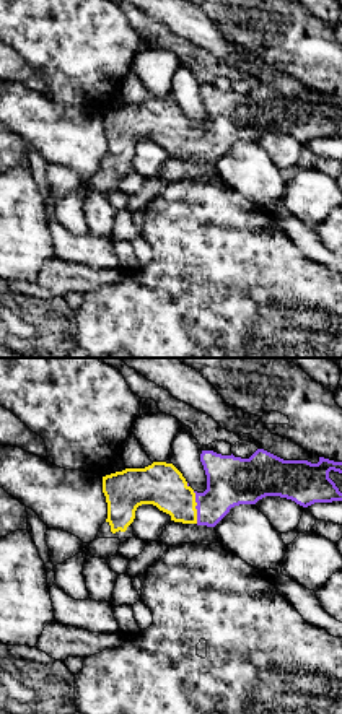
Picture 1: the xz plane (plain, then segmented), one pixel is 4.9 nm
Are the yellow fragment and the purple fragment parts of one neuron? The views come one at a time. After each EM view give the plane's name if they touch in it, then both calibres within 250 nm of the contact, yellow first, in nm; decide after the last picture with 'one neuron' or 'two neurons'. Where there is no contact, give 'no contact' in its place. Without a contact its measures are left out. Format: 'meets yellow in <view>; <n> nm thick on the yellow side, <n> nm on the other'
meets yellow in xz; 220 nm thick on the yellow side, 240 nm on the other

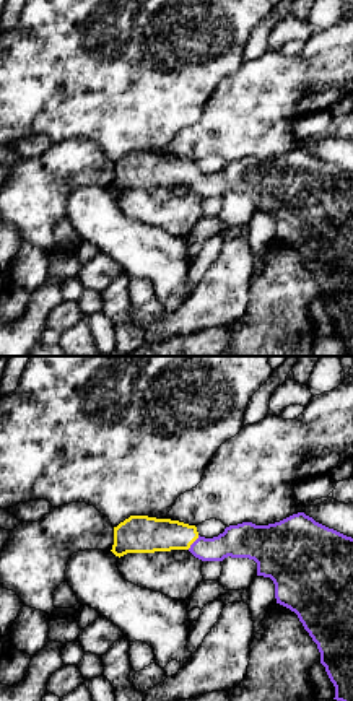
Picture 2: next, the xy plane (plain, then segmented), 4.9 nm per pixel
meets yellow in xy; 180 nm thick on the yellow side, 180 nm on the other

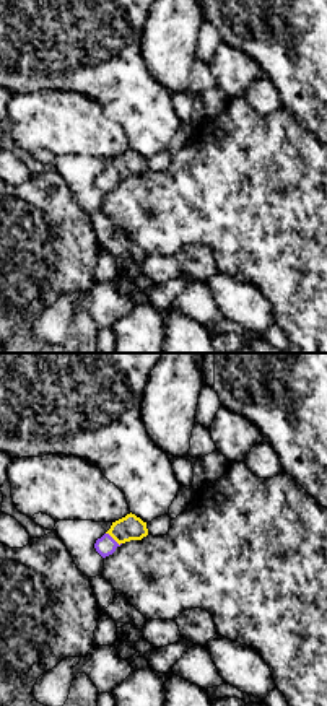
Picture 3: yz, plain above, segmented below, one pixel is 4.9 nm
meets yellow in yz; 130 nm thick on the yellow side, 100 nm on the other

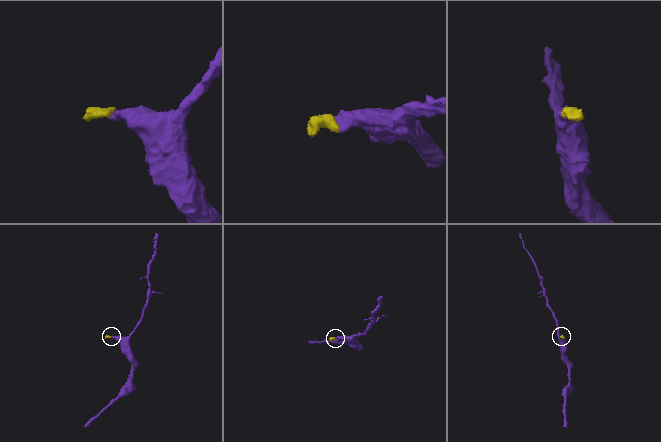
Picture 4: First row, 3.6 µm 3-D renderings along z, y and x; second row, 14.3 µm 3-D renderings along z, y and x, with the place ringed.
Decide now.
one neuron

